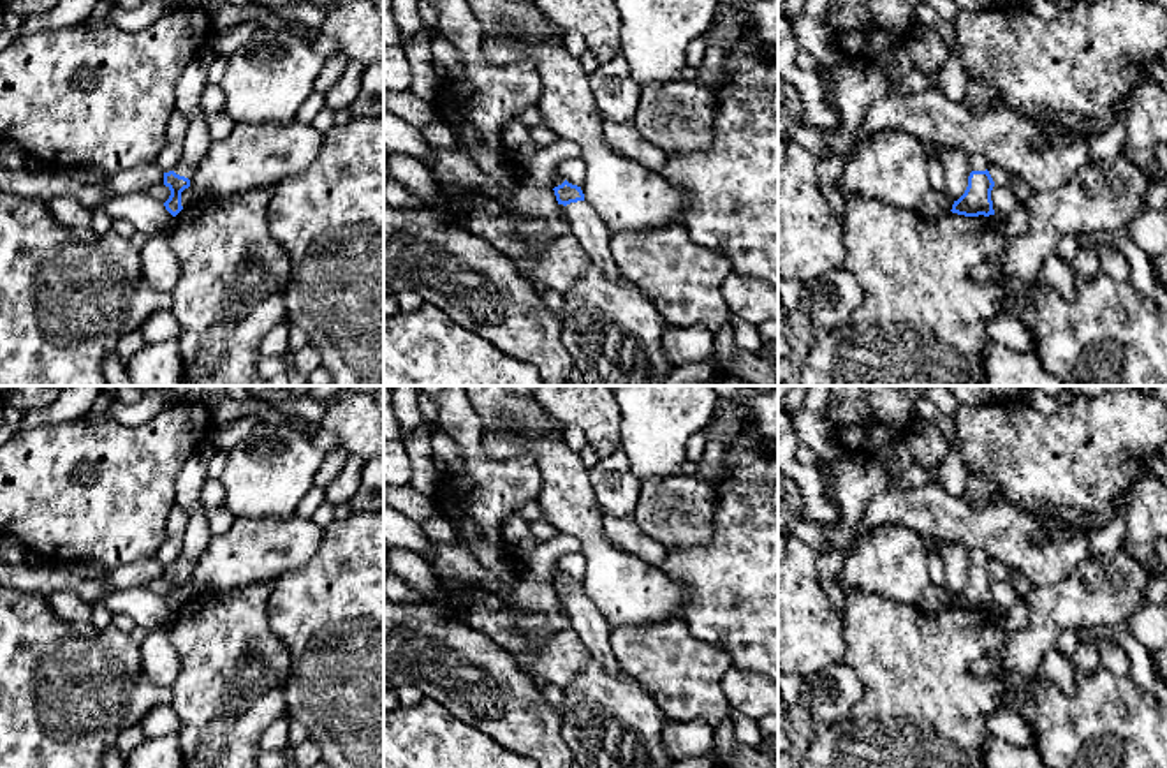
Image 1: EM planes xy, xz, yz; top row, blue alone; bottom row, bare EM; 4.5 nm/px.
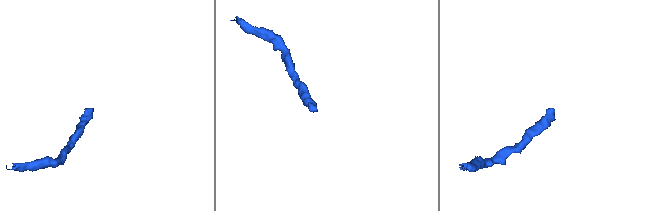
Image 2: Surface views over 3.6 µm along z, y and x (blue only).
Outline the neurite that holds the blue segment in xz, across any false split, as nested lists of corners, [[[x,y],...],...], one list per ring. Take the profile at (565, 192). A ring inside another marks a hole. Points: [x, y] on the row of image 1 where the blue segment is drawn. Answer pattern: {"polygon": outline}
{"polygon": [[[567,180],[554,187],[558,204],[565,206],[569,227],[583,245],[591,264],[598,268],[611,282],[621,280],[621,273],[609,252],[611,229],[598,213],[584,201],[581,187]]]}

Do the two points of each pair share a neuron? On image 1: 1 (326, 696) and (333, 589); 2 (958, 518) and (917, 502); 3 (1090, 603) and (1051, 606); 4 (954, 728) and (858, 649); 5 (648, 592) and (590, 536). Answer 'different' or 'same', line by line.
1: same
2: same
3: same
4: same
5: same

